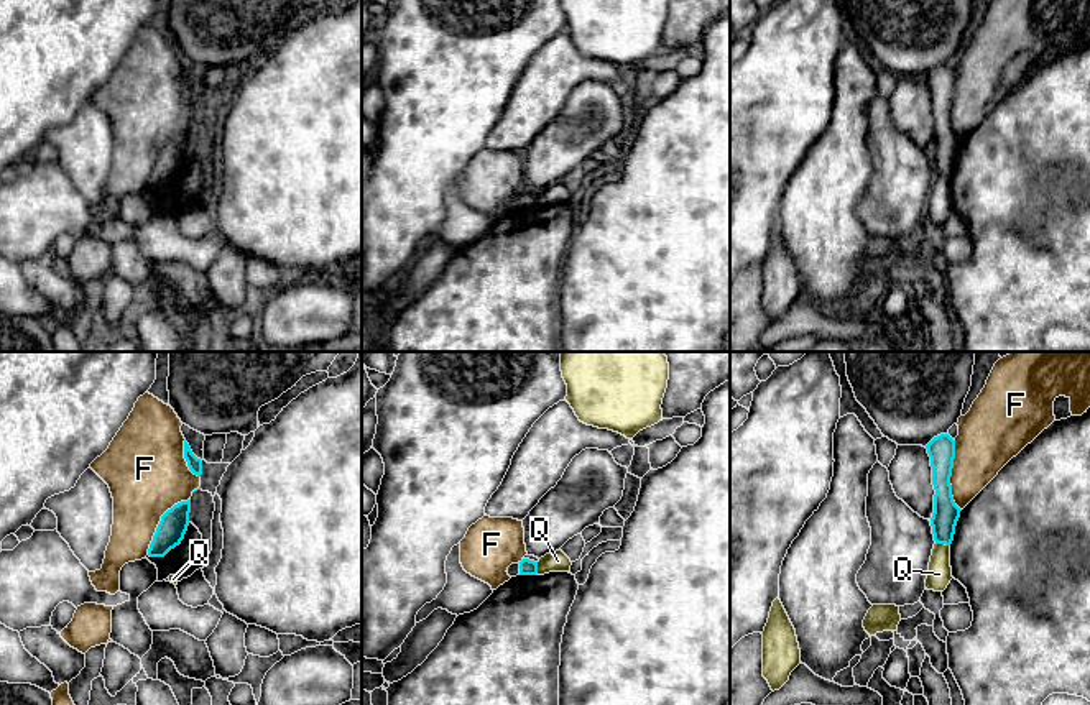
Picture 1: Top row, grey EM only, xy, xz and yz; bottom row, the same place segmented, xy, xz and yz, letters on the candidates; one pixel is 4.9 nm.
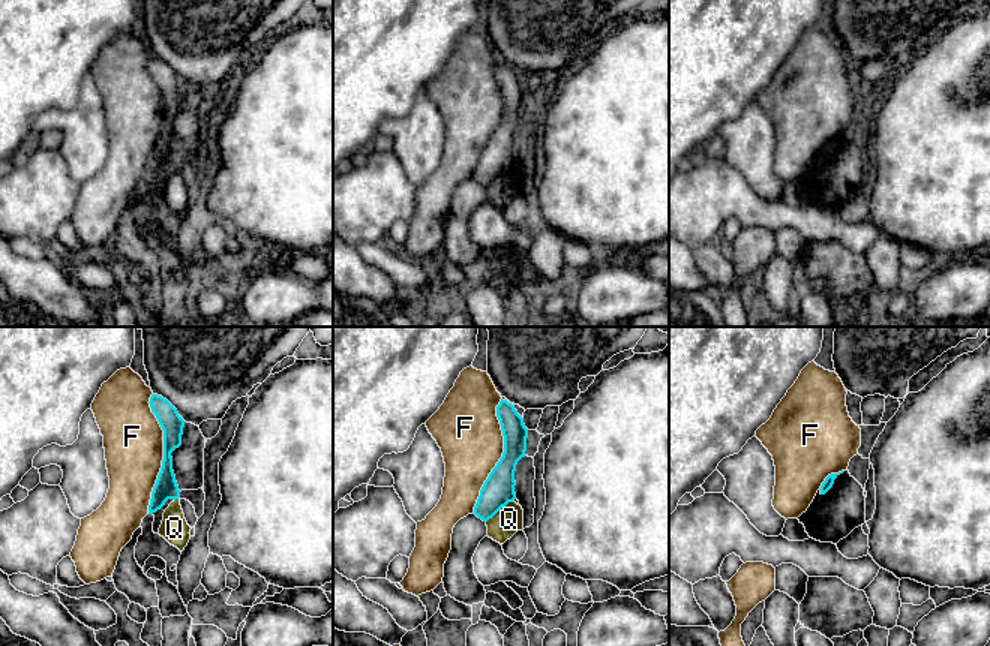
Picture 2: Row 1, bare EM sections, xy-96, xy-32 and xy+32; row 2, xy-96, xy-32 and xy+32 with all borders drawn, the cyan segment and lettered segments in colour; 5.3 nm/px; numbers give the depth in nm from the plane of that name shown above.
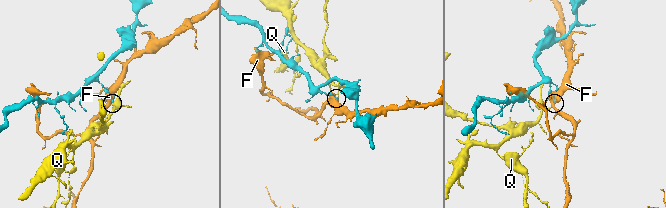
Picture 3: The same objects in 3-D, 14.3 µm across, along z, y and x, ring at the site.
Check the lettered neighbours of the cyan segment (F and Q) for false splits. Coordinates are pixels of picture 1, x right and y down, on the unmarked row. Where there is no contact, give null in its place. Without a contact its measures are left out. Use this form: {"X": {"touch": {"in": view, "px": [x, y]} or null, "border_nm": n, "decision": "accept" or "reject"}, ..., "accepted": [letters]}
{"F": {"touch": {"in": "yz", "px": [951, 107]}, "border_nm": 360, "decision": "reject"}, "Q": {"touch": {"in": "yz", "px": [942, 175]}, "border_nm": 70, "decision": "reject"}, "accepted": []}

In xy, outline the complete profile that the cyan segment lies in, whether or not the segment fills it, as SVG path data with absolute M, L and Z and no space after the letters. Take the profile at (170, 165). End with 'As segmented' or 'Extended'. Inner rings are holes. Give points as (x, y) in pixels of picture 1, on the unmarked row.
M191 131L181 133L168 141L156 159L148 181L150 189L164 189L181 176L189 158Z. As segmented

